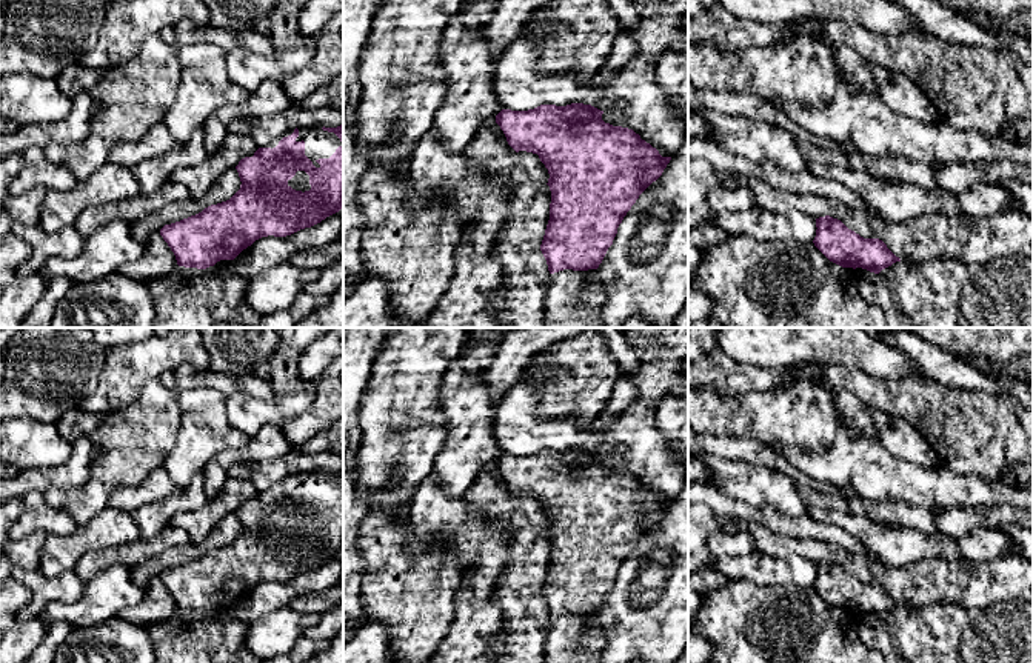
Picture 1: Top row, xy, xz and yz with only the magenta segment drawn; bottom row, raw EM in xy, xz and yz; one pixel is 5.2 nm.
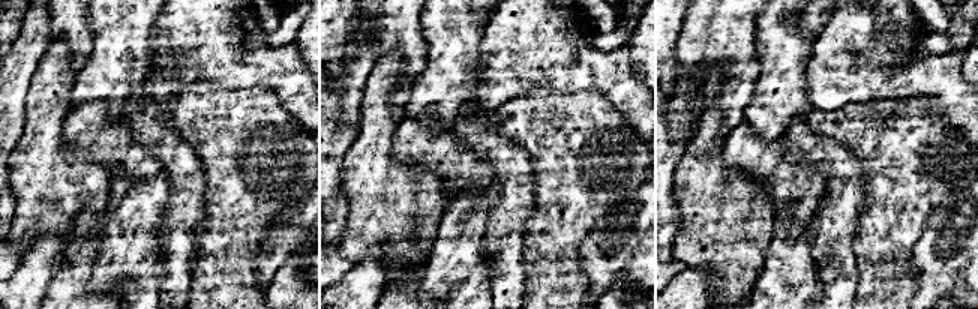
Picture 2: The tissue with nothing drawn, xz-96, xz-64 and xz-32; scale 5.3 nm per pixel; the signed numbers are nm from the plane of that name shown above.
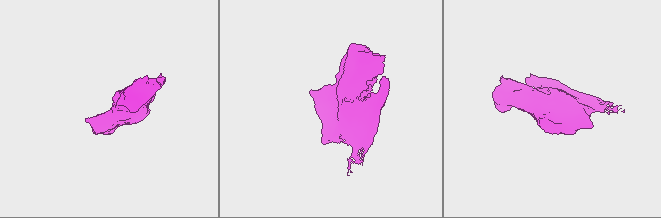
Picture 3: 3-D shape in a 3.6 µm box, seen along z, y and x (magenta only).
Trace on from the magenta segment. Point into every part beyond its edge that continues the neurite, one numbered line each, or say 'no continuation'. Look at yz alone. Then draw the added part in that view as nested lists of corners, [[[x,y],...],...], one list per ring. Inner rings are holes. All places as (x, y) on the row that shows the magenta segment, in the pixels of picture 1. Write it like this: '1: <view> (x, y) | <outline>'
no continuation

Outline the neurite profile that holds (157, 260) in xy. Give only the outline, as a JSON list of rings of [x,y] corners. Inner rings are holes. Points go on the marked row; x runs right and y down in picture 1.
[[[154,232],[148,238],[143,255],[132,263],[120,266],[117,274],[148,283],[171,274],[177,266],[176,255],[168,243],[160,232]]]

